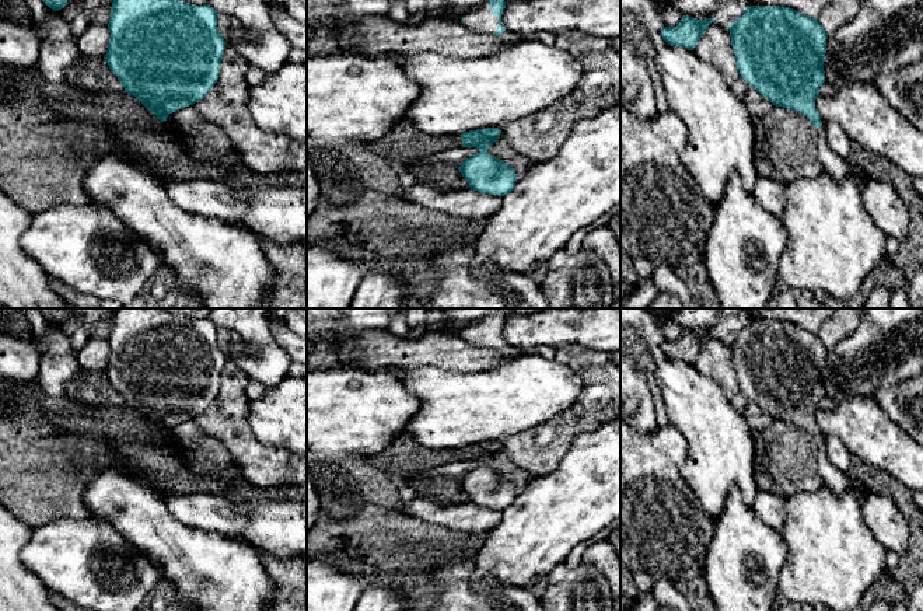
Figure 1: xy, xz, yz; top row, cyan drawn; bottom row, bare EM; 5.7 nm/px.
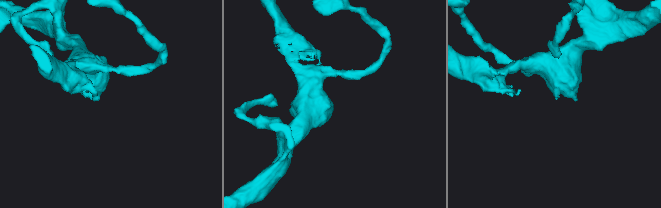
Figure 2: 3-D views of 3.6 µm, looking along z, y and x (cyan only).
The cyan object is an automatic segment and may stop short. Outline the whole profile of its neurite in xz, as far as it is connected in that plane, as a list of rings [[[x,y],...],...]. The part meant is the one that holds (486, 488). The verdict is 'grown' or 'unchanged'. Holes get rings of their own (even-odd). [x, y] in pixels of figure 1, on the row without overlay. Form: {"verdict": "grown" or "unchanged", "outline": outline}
{"verdict": "unchanged", "outline": [[[483,441],[461,447],[462,461],[480,465],[466,472],[458,482],[469,502],[480,507],[504,510],[513,504],[517,489],[513,481],[487,467],[500,451],[499,441]]]}

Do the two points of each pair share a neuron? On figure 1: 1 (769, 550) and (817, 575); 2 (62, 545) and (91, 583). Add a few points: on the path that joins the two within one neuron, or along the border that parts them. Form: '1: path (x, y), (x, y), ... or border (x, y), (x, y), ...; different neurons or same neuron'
1: border (780, 531), (787, 558), (778, 579), (778, 590); different neurons
2: path (72, 555), (90, 573); same neuron

